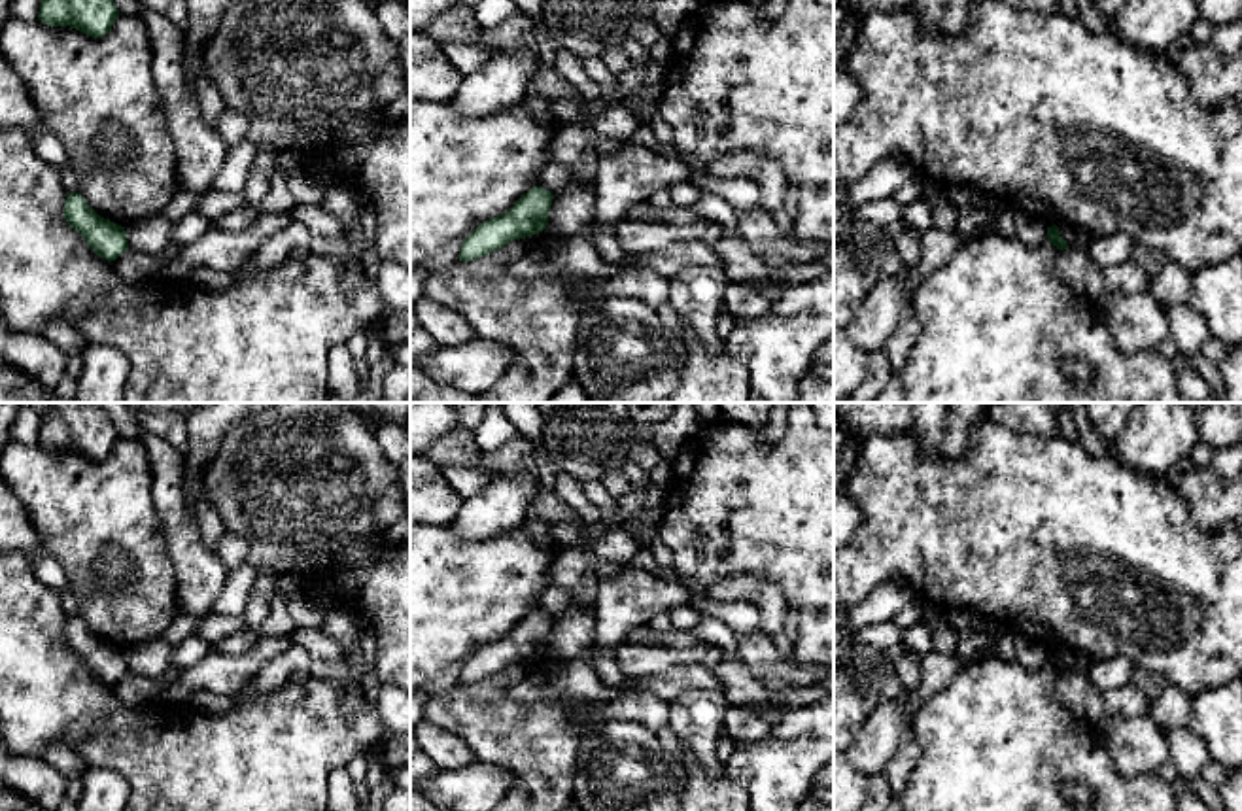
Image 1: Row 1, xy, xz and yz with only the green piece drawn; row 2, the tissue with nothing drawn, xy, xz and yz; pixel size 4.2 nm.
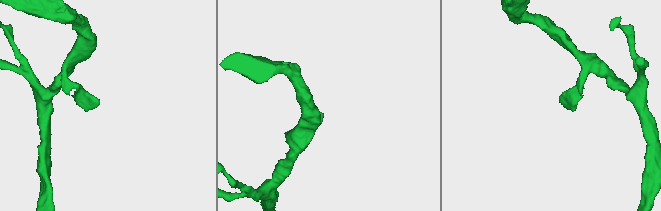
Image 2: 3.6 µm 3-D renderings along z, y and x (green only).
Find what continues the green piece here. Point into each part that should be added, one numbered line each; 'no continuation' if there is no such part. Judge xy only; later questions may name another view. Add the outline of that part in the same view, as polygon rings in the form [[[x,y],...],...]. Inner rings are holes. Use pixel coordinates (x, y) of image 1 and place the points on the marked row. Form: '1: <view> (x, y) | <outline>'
no continuation

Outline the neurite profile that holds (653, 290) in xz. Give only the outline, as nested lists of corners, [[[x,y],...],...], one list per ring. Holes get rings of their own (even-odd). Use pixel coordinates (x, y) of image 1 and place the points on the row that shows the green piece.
[[[624,270],[601,285],[605,297],[631,297],[652,310],[669,301],[669,280],[648,270]]]

